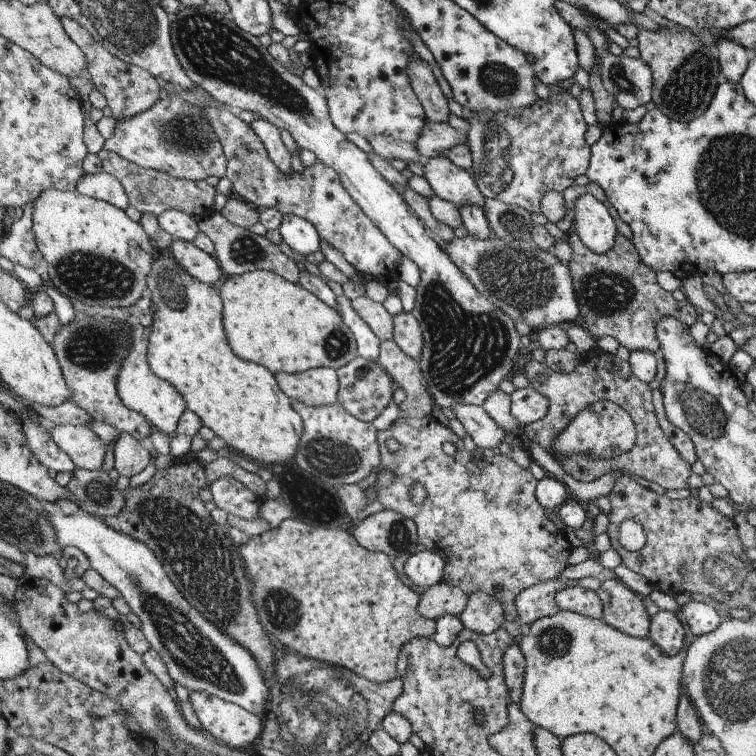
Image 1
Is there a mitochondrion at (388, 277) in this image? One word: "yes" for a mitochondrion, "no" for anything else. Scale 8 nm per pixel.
no

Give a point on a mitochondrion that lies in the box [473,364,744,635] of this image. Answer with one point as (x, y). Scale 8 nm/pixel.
(705, 415)

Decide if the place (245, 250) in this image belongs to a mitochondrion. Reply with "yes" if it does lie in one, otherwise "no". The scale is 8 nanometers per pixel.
yes

